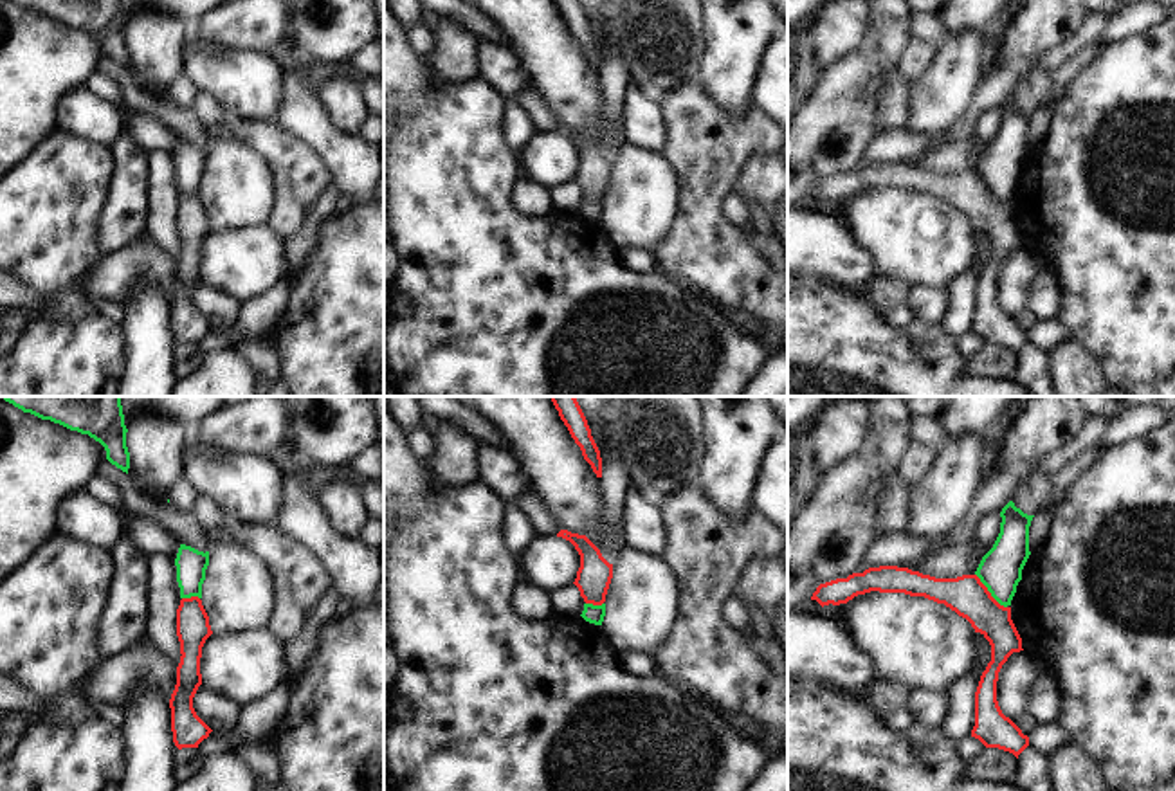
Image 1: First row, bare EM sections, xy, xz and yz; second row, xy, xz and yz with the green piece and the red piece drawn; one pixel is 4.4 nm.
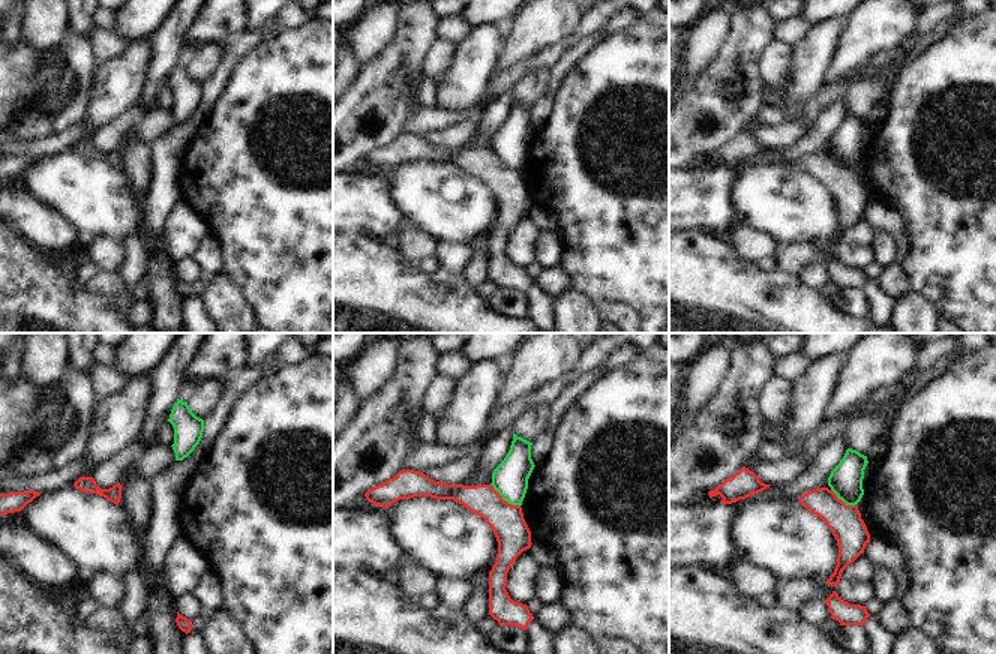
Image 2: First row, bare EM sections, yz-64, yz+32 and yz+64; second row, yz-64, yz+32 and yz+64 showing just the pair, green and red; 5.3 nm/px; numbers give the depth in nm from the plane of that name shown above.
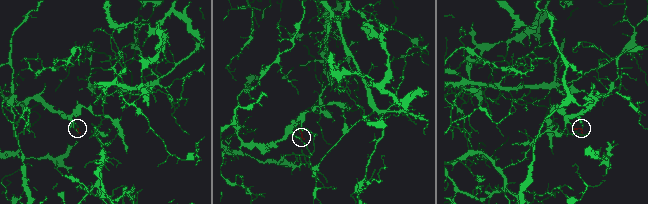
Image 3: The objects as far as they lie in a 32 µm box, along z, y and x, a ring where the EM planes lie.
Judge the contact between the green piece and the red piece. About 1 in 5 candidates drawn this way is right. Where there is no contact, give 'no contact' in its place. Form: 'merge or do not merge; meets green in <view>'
do not merge; meets green in yz

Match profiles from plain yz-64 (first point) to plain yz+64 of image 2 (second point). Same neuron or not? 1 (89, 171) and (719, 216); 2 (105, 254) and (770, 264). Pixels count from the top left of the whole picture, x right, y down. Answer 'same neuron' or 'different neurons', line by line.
1: different neurons
2: different neurons

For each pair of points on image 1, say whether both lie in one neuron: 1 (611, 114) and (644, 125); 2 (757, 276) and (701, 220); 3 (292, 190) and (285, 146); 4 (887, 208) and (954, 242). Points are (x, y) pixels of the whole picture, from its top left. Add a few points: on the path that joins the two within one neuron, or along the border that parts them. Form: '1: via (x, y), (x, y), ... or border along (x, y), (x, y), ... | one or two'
1: border along (633, 85), (628, 92), (626, 141) | two
2: via (743, 262), (716, 235) | one
3: via (292, 179), (291, 157) | one
4: via (903, 224), (921, 242), (938, 242) | one

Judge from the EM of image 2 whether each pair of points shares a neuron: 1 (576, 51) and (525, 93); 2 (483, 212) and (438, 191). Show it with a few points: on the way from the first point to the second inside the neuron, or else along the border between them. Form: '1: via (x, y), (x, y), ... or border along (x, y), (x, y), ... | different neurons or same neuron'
1: border along (552, 69), (548, 78), (548, 90), (534, 104) | different neurons
2: via (473, 212), (456, 209), (449, 201) | same neuron

